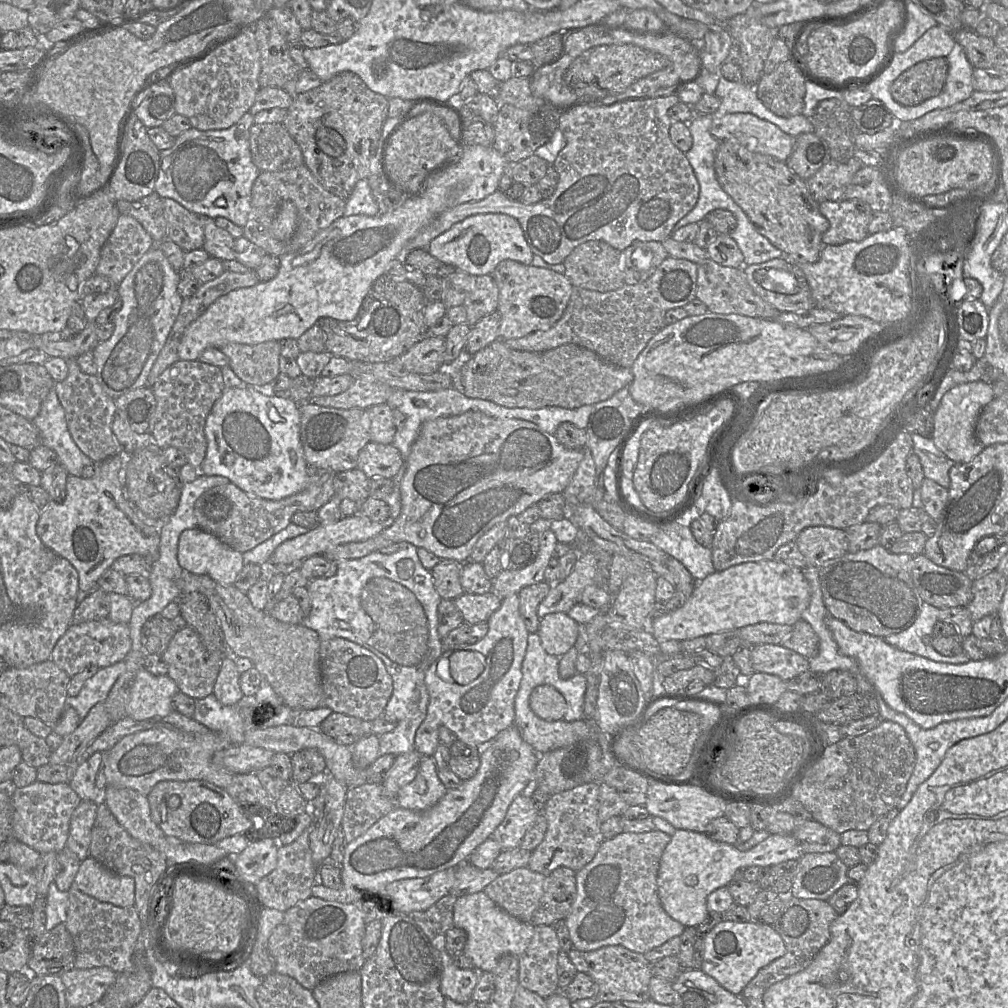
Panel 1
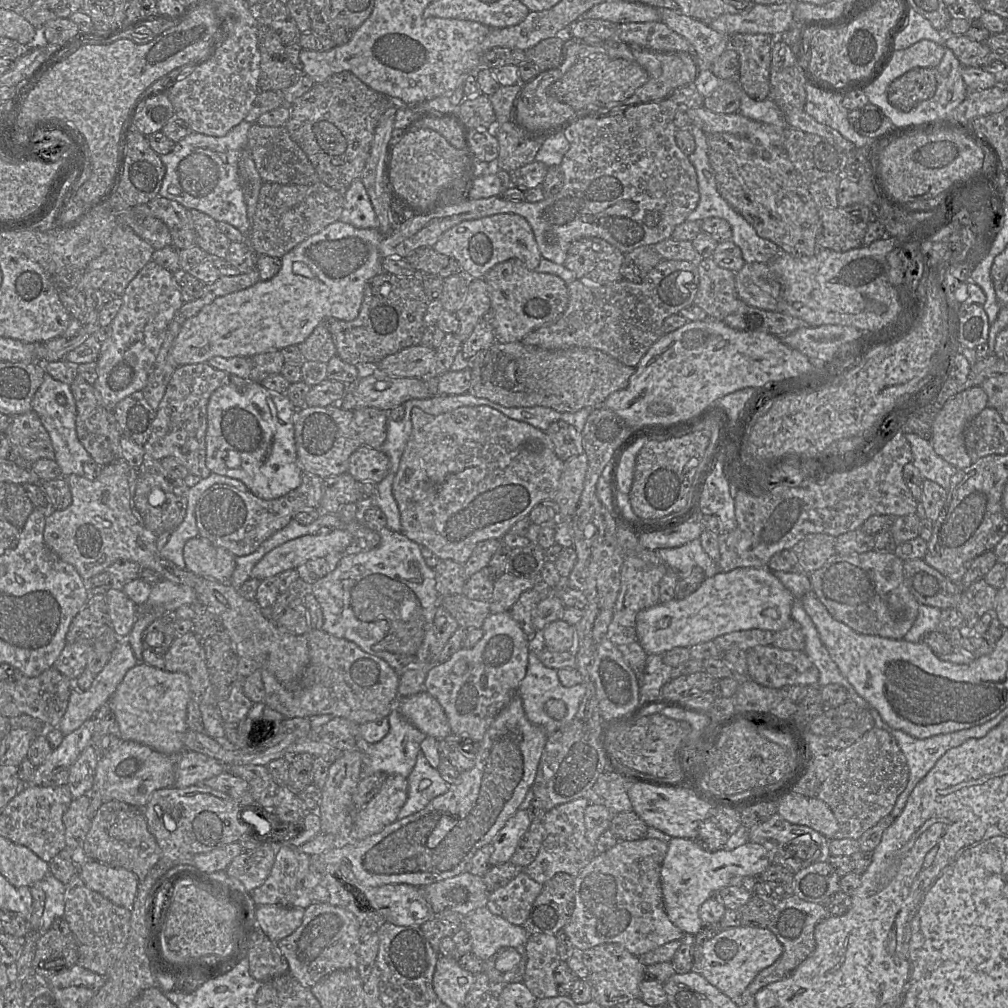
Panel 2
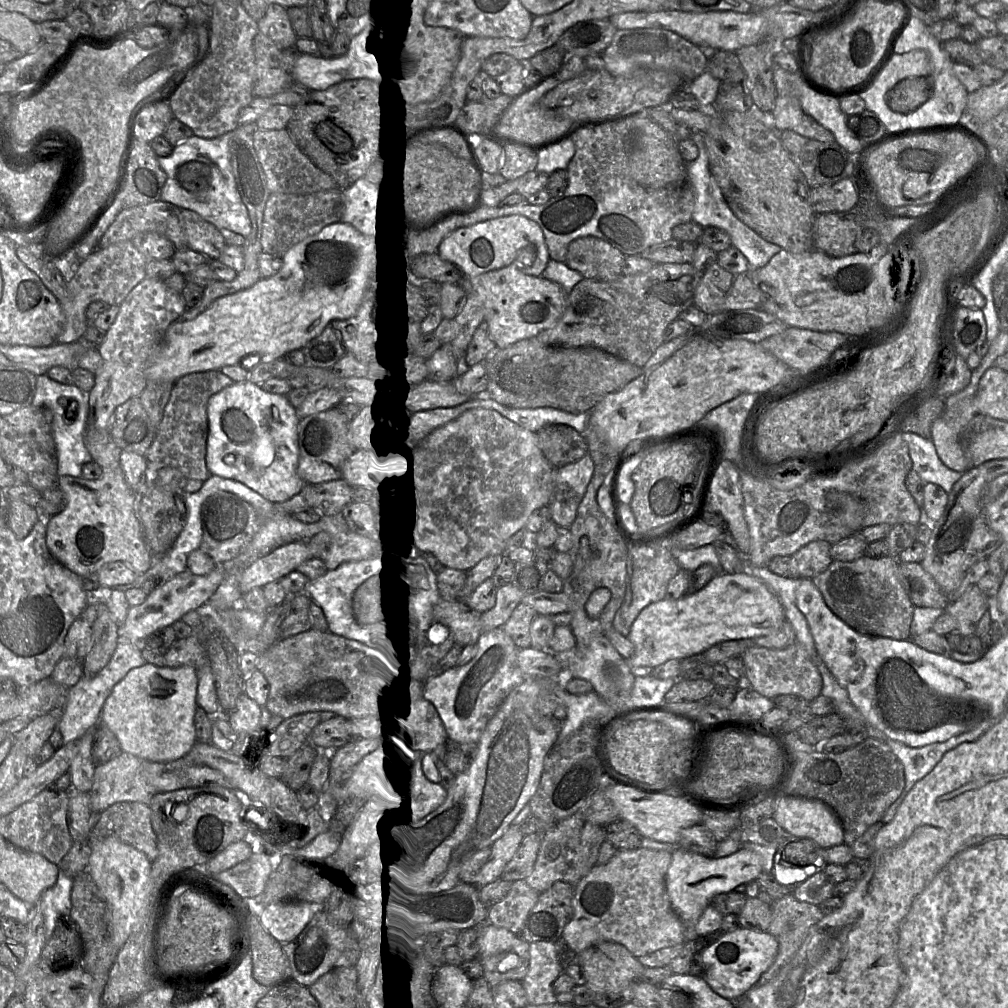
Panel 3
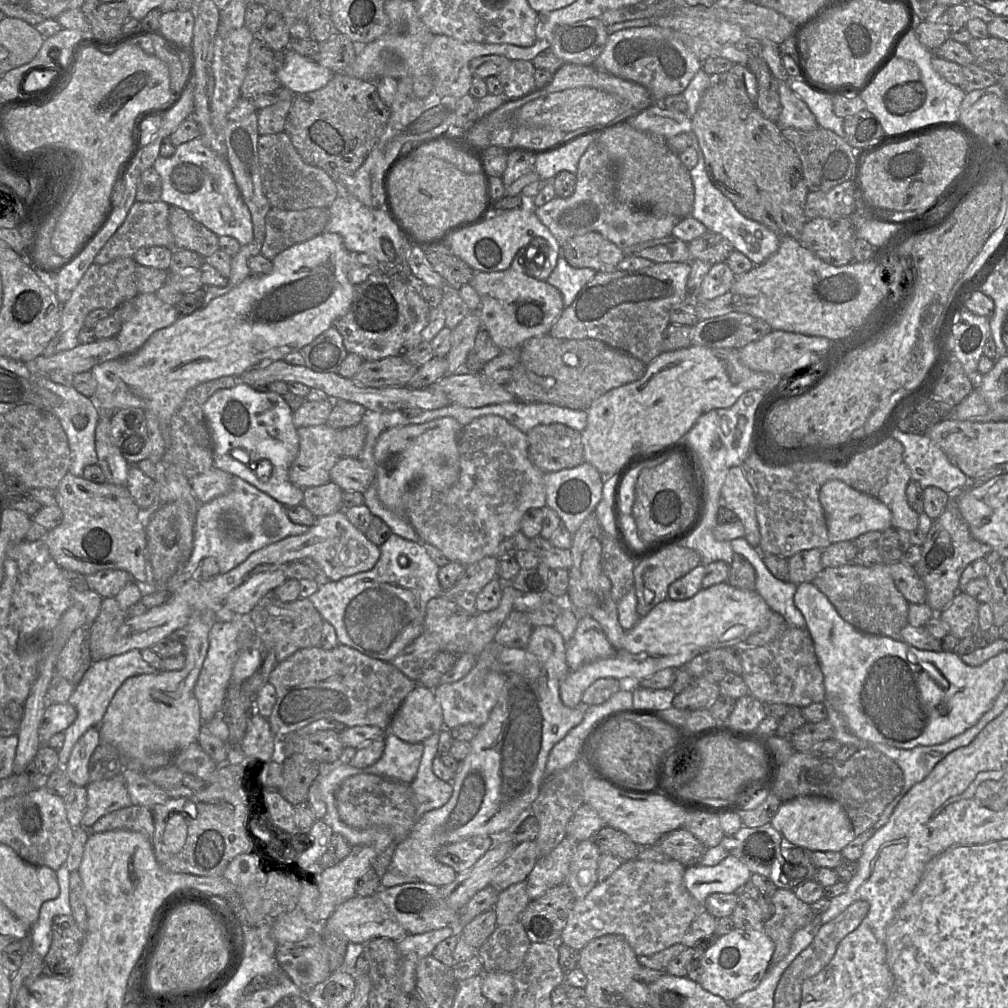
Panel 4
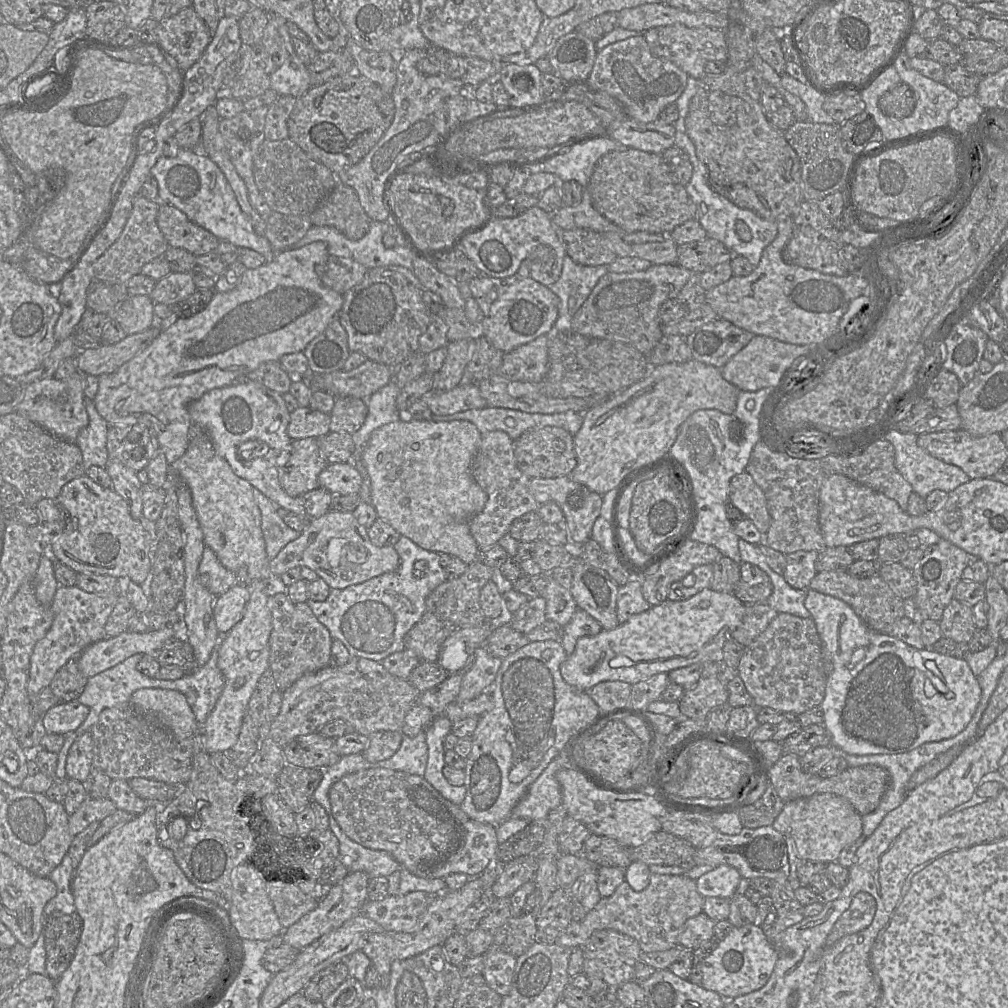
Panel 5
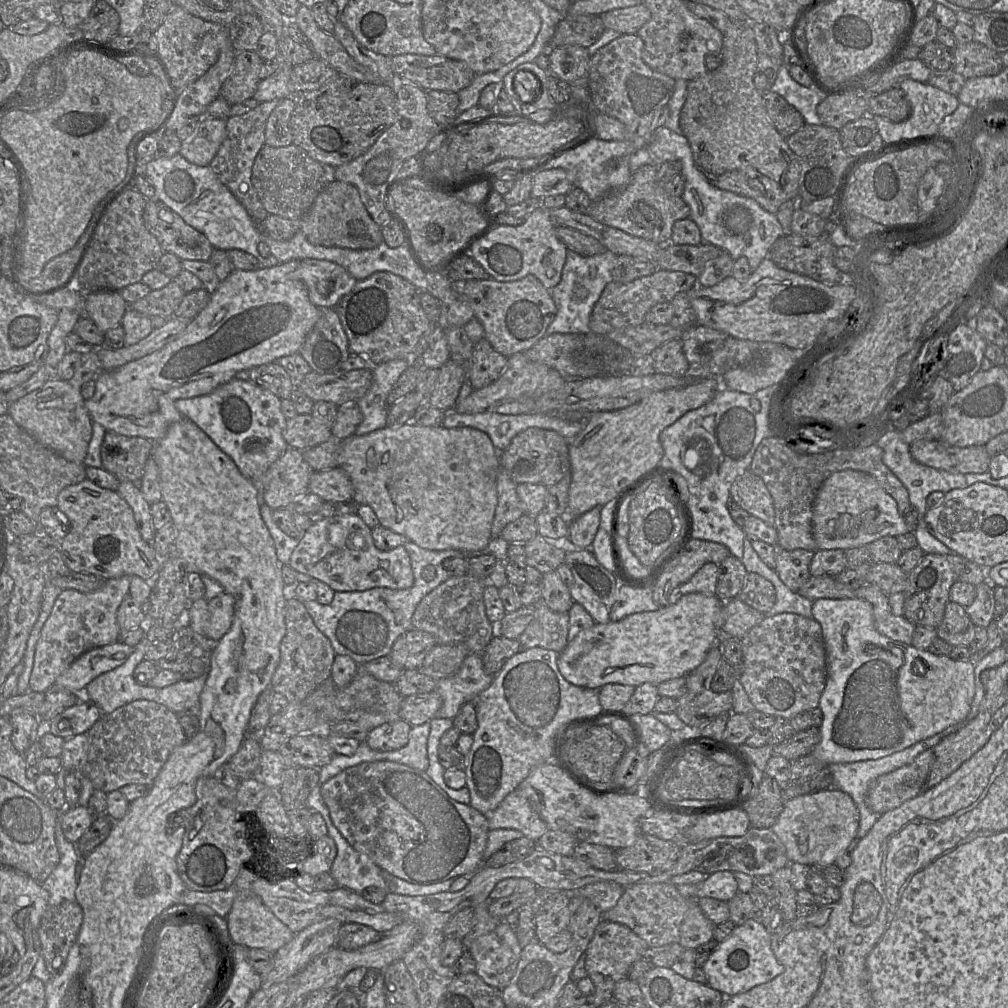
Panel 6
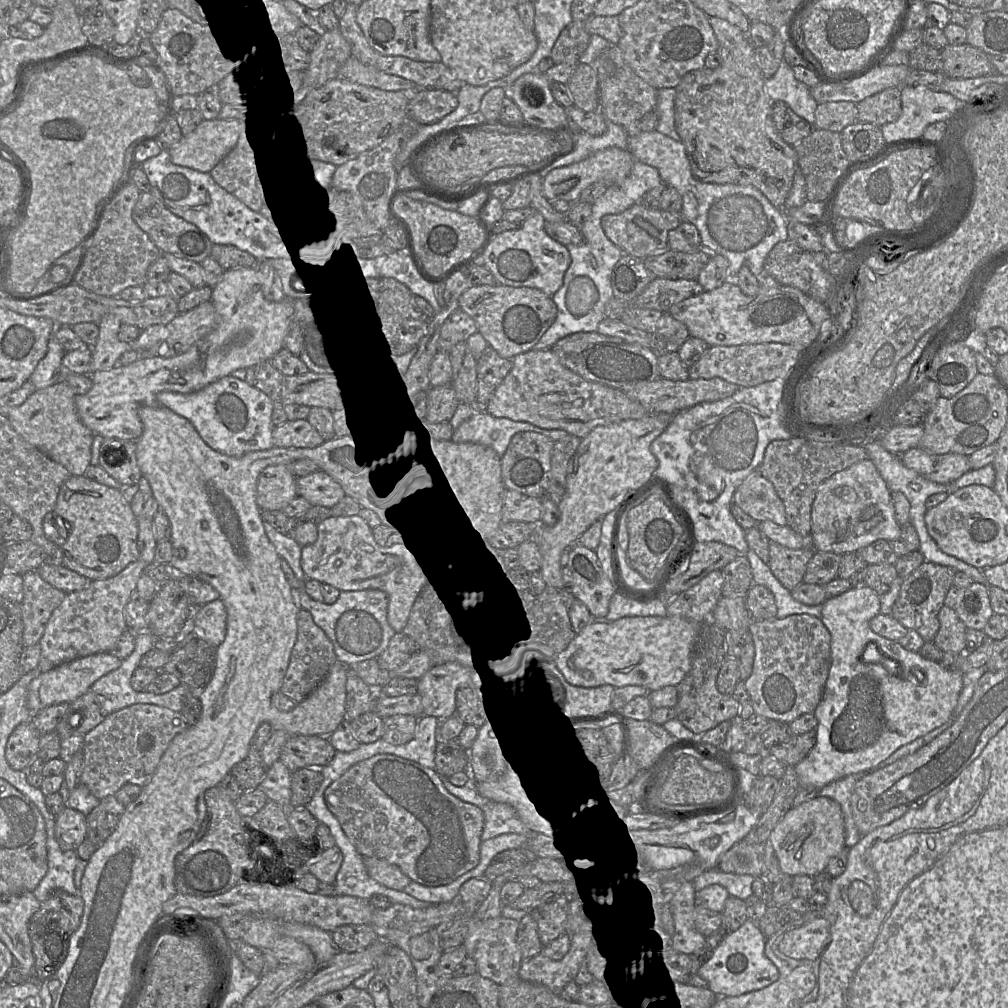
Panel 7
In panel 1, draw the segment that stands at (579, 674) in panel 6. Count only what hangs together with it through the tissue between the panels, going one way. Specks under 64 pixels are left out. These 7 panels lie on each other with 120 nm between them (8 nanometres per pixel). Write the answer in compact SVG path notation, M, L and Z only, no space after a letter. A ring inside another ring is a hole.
M774 559L746 562L720 572L715 571L705 579L695 581L695 589L682 607L663 616L652 618L645 630L649 631L658 643L663 643L669 640L684 641L701 636L706 637L761 622L793 626L801 619L802 613L810 603L810 597L811 588L802 569Z

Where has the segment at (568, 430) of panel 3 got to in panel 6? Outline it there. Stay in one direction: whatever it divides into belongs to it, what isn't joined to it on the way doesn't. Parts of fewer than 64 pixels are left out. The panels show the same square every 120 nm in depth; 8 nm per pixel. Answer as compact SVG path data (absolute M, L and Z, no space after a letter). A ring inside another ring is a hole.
M528 428L516 435L504 452L500 452L500 465L516 485L532 483L549 488L570 471L569 450L570 441L557 432L542 428Z

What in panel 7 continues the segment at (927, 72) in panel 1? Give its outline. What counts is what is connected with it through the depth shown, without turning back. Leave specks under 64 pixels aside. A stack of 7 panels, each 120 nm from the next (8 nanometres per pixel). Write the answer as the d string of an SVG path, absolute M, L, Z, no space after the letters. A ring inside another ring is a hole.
M890 87L857 103L857 121L883 126L902 113L901 87Z

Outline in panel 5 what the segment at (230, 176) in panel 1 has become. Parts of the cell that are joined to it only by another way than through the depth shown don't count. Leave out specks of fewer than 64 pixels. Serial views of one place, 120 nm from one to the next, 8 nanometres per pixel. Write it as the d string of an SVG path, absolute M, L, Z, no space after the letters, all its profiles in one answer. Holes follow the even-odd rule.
M180 147L175 157L162 155L151 168L150 174L158 183L158 200L161 203L178 208L192 222L211 232L220 241L230 242L238 248L252 249L266 260L275 255L268 239L254 231L221 169L205 153Z

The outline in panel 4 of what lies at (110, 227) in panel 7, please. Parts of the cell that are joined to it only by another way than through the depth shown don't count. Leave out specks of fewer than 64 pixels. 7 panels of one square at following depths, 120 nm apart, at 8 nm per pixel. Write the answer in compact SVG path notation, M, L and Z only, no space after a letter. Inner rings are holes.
M161 200L156 202L136 201L129 210L122 225L96 255L94 263L103 265L119 258L133 258L135 253L142 247L163 246L176 249L169 227L169 208L170 205Z

